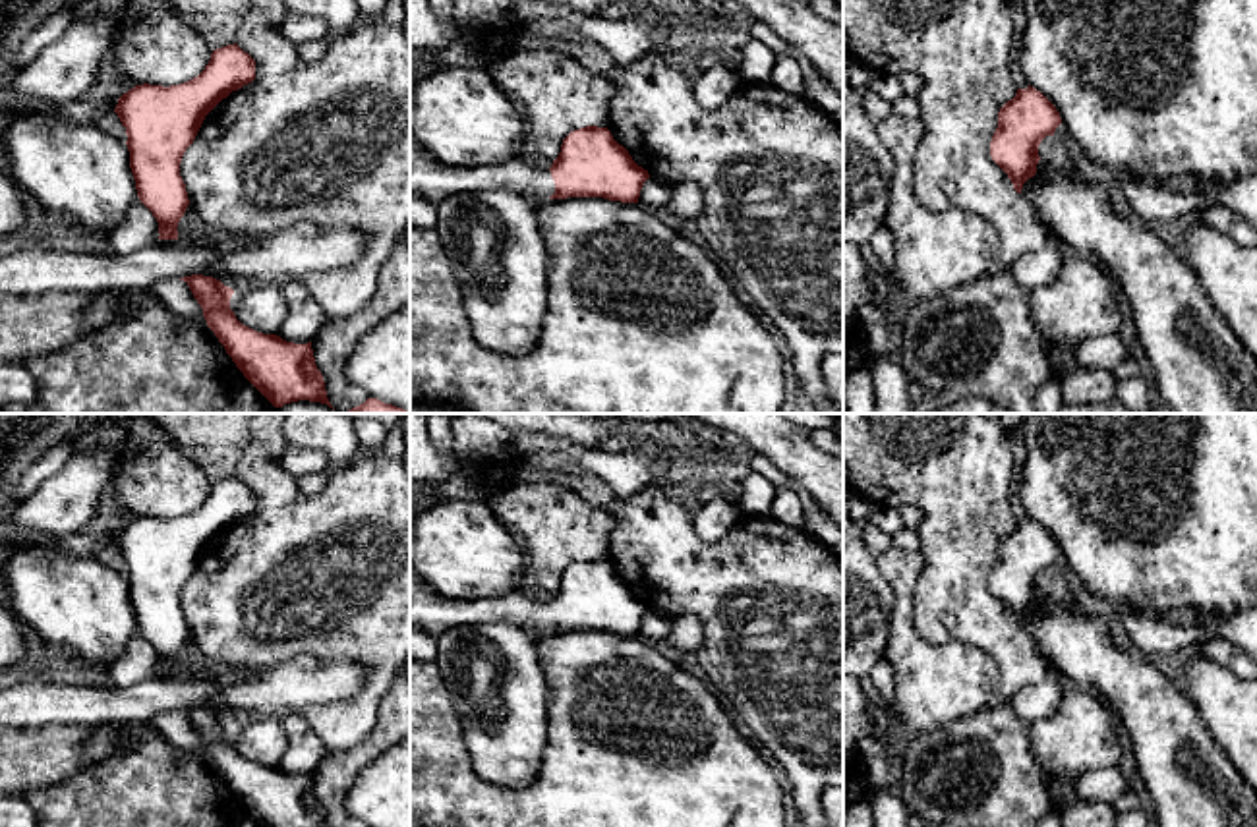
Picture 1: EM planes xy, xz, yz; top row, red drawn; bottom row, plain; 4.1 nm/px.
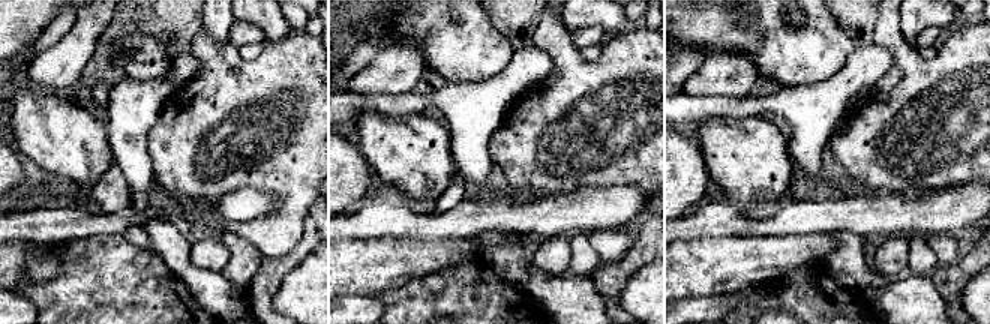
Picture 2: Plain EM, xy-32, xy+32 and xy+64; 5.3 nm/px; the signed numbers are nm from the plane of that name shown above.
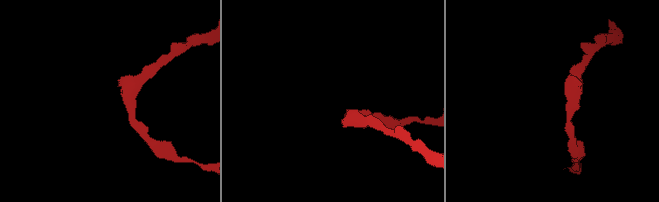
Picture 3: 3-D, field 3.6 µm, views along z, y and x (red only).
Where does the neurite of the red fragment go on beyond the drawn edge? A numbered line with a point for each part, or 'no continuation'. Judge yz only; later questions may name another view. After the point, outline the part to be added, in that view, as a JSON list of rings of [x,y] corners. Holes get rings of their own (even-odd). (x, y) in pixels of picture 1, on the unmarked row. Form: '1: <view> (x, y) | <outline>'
no continuation

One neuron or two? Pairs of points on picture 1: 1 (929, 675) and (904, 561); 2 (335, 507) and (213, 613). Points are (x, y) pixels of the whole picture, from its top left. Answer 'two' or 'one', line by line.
1: one
2: one

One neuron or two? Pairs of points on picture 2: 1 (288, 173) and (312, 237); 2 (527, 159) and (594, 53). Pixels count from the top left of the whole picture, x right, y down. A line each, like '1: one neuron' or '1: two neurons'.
1: two neurons
2: two neurons

